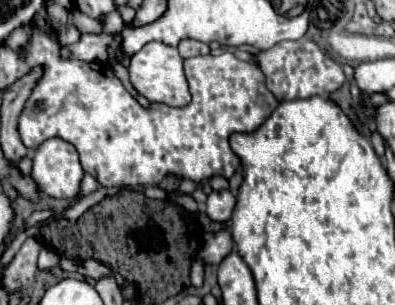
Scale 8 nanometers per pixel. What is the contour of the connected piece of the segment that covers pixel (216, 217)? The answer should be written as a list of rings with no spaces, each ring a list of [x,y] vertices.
[[[230,190],[212,192],[206,200],[206,214],[214,222],[228,222],[234,210],[236,198],[230,194]]]

